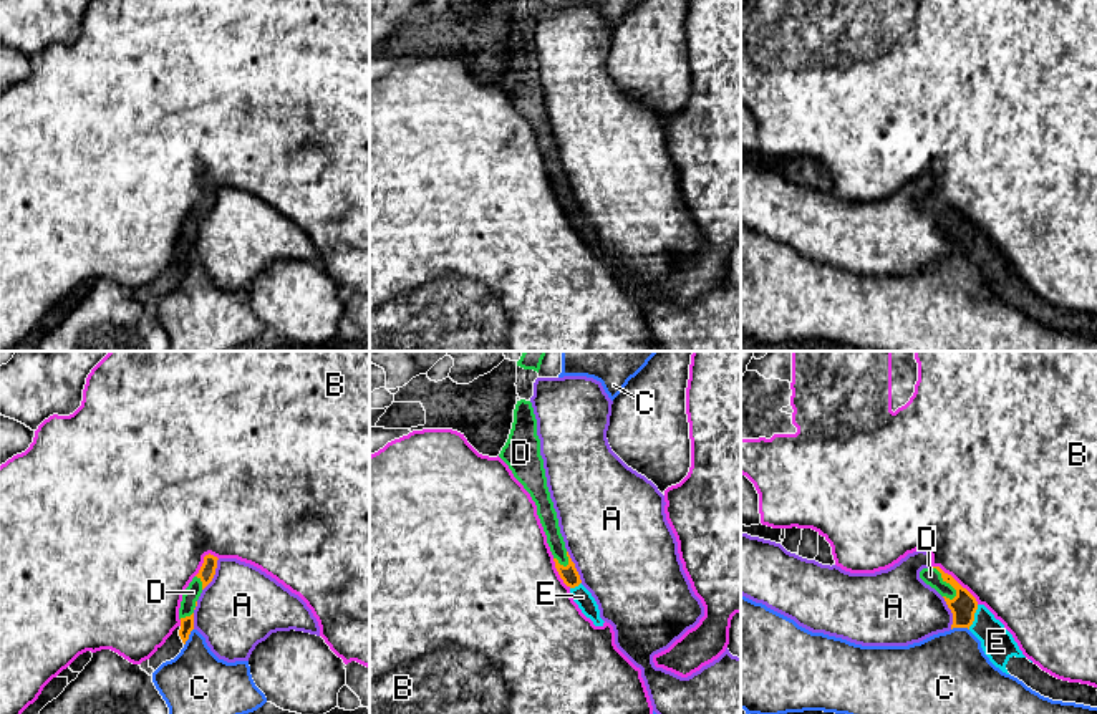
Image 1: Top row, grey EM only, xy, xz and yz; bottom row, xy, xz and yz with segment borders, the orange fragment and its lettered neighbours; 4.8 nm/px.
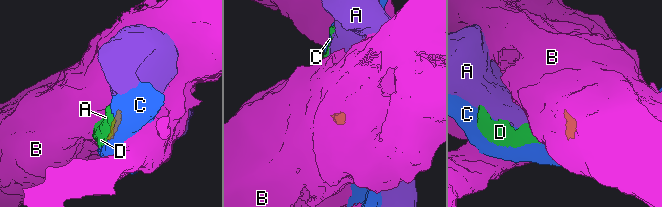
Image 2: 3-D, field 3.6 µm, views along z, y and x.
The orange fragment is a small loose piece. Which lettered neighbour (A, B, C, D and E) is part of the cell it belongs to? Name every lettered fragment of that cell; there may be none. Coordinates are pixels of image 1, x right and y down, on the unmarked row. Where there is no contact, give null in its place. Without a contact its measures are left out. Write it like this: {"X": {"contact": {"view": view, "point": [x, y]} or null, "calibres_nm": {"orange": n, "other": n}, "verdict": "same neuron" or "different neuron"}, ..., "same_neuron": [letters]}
{"A": {"contact": {"view": "yz", "point": [952, 241]}, "calibres_nm": {"orange": 130, "other": 360}, "verdict": "different neuron"}, "B": {"contact": {"view": "yz", "point": [955, 209]}, "calibres_nm": {"orange": 130, "other": 500}, "verdict": "different neuron"}, "C": {"contact": {"view": "yz", "point": [960, 255]}, "calibres_nm": {"orange": 130, "other": 420}, "verdict": "different neuron"}, "D": {"contact": {"view": "yz", "point": [948, 211]}, "calibres_nm": {"orange": 130, "other": 90}, "verdict": "same neuron"}, "E": {"contact": {"view": "yz", "point": [973, 246]}, "calibres_nm": {"orange": 130, "other": 160}, "verdict": "same neuron"}, "same_neuron": ["D", "E"]}

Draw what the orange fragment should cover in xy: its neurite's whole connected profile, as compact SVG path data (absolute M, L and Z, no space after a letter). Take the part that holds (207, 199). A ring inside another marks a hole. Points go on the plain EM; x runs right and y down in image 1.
M205 184L204 192L199 199L199 202L192 207L189 215L186 217L179 237L179 248L181 248L181 258L179 265L182 272L189 268L191 260L194 258L194 239L197 235L197 229L202 222L202 219L212 210L217 197L217 186Z

